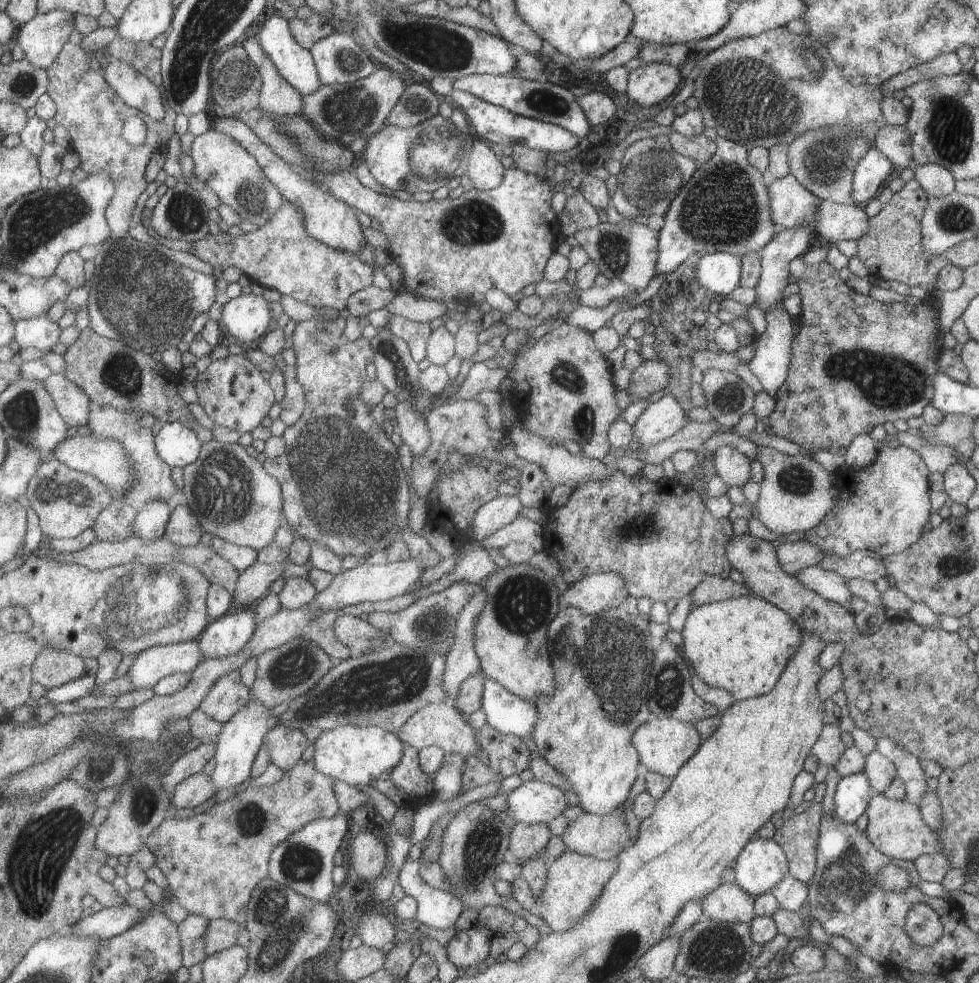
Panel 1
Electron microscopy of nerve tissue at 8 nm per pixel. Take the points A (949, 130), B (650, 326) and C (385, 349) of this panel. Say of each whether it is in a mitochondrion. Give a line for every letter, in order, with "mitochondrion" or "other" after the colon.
A: mitochondrion
B: other
C: other

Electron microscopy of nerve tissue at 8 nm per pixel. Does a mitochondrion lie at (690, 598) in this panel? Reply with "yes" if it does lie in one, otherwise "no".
no

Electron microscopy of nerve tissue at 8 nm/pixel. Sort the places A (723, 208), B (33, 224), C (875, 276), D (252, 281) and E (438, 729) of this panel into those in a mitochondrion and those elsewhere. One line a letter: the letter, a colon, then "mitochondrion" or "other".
A: mitochondrion
B: mitochondrion
C: other
D: other
E: other

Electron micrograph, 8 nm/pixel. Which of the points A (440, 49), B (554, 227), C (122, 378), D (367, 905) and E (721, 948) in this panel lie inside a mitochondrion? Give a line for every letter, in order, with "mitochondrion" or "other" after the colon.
A: mitochondrion
B: other
C: mitochondrion
D: other
E: mitochondrion

